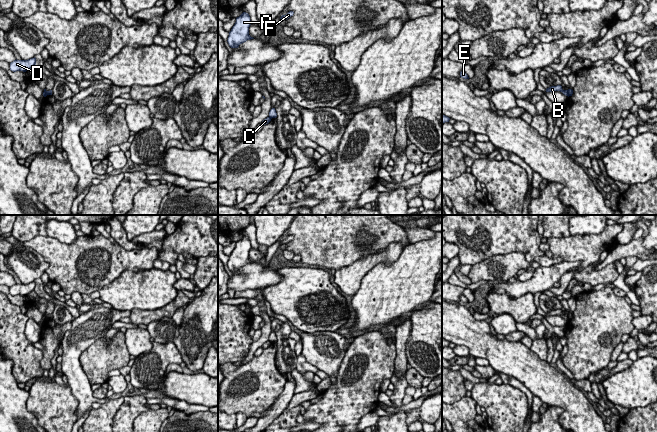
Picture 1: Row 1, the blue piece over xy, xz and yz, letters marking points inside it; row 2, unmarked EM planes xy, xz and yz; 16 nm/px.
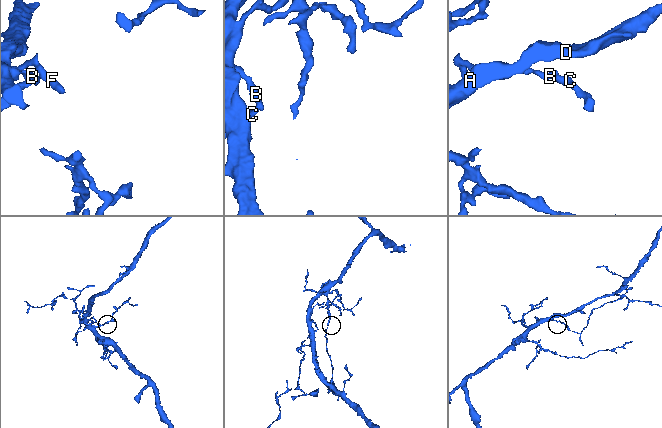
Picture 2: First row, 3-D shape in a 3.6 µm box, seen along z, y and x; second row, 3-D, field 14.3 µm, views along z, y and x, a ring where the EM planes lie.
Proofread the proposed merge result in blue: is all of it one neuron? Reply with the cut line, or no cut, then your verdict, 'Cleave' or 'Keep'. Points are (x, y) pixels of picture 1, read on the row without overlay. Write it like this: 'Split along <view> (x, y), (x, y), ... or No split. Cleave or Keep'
Split along yz (567, 314), (568, 319). Cleave

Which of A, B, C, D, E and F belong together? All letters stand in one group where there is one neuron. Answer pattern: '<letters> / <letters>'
A B D E F / C

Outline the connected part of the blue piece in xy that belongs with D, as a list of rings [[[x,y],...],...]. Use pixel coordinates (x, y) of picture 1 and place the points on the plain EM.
[[[31,282],[28,284],[14,284],[13,286],[10,287],[10,294],[13,296],[16,295],[23,295],[26,296],[32,291],[36,289],[36,282]]]

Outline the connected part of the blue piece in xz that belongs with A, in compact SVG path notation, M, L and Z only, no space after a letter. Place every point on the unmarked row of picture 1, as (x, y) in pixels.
M243 236L236 242L236 246L229 256L228 268L231 272L238 272L240 268L247 264L254 263L249 259L249 251L251 249L250 240L248 237Z

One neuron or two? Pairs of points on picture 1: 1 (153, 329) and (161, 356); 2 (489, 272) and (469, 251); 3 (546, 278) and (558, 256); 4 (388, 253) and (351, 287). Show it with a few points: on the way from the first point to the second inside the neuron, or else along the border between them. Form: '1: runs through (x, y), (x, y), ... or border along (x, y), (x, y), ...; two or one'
1: border along (172, 340), (166, 343), (154, 342); two
2: border along (501, 254), (495, 254), (471, 266); two
3: border along (577, 260), (560, 261), (548, 266), (540, 266); two
4: runs through (377, 258), (370, 261), (355, 276); one

